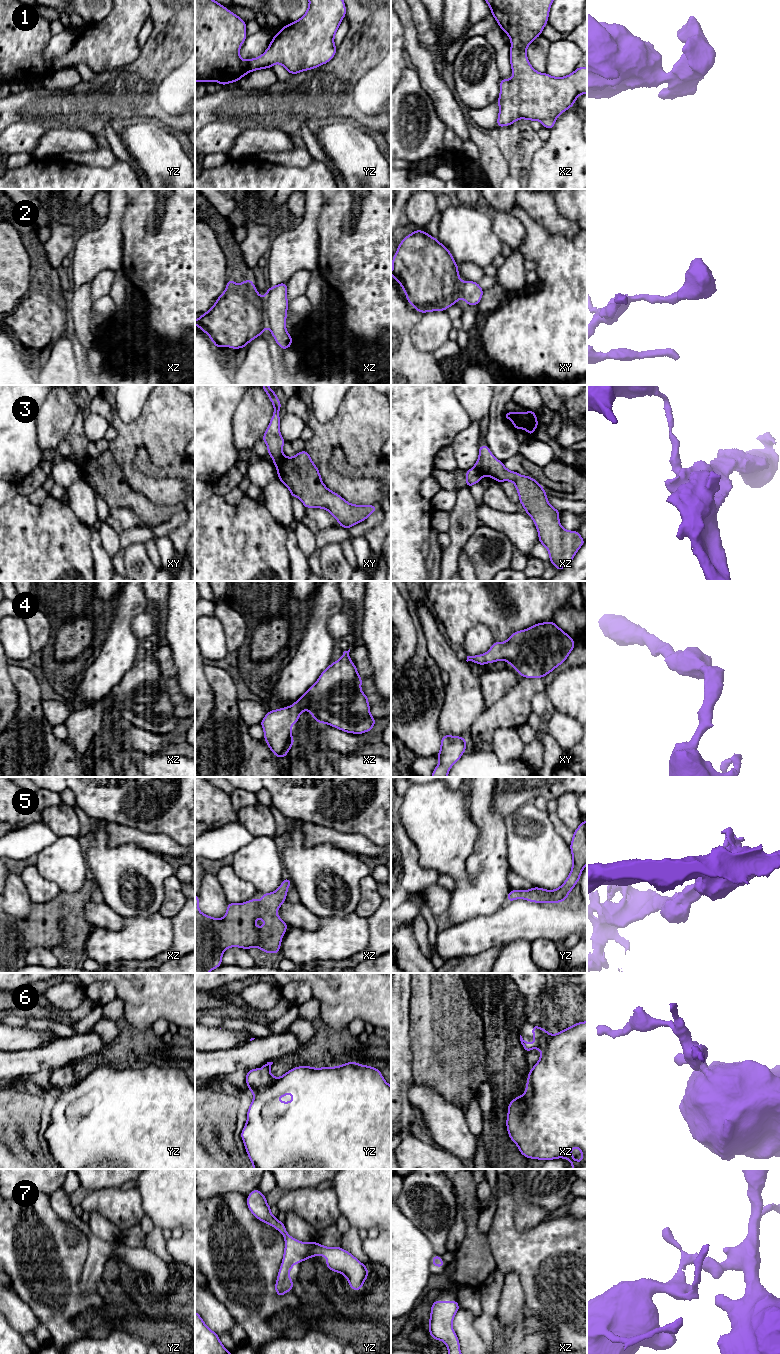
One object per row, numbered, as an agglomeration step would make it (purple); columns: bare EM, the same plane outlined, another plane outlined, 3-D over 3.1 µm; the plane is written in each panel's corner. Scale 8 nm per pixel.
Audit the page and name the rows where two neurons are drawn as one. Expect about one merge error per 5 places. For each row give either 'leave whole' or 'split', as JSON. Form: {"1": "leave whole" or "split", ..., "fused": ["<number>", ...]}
{"1": "leave whole", "2": "split", "3": "split", "4": "leave whole", "5": "leave whole", "6": "leave whole", "7": "leave whole", "fused": ["2", "3"]}

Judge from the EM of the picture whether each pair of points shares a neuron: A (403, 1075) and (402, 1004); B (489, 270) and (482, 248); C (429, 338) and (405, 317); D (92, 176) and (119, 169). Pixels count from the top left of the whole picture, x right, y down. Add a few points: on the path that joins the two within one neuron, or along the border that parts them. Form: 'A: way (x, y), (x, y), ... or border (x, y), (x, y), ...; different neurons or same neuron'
A: way (401, 1057), (401, 1022); same neuron
B: border (491, 263), (483, 268); different neurons
C: border (422, 314), (410, 334), (415, 348); different neurons
D: way (99, 176), (112, 176); same neuron

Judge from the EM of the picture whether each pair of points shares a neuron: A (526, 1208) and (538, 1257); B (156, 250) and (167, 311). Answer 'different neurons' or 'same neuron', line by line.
A: different neurons
B: same neuron

